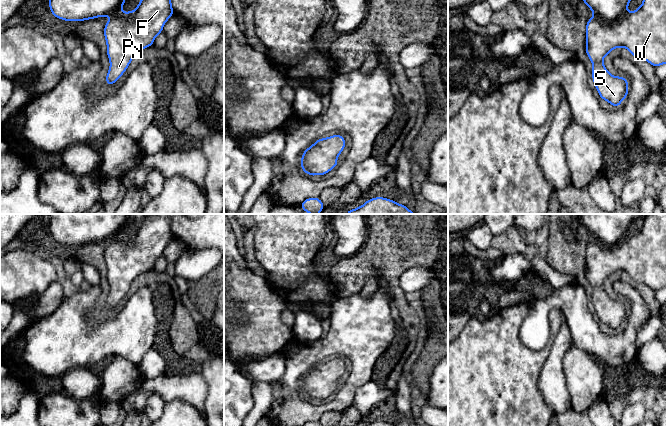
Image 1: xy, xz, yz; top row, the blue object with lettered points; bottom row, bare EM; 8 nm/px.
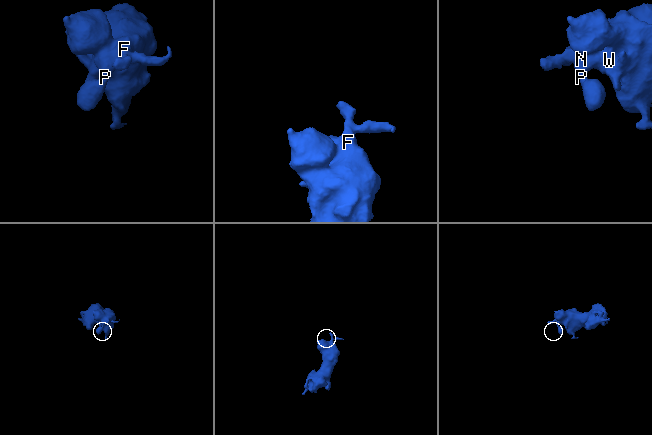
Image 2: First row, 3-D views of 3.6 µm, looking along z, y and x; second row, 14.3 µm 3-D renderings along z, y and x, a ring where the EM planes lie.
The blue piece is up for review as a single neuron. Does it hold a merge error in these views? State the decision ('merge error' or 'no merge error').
no merge error

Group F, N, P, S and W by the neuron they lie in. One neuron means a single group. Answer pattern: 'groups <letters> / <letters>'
groups F N P S W

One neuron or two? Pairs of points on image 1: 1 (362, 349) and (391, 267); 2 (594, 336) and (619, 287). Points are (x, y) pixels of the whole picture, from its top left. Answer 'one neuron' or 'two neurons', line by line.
1: two neurons
2: one neuron

